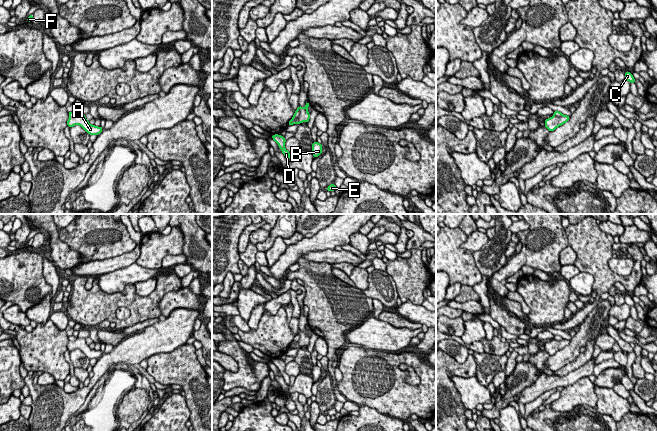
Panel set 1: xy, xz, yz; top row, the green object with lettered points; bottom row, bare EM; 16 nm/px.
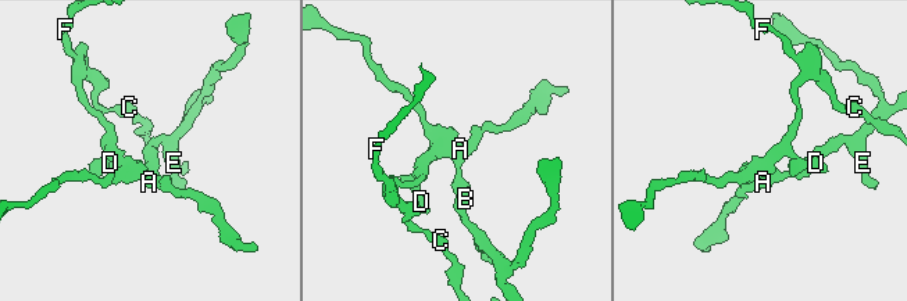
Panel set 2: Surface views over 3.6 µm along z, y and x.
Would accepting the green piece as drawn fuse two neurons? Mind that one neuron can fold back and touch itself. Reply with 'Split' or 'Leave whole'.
Split

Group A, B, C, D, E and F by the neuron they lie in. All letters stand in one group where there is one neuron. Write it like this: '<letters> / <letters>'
A B E / C D F

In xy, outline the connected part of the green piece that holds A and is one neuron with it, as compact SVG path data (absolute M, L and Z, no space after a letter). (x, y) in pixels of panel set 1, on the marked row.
M77 113L75 117L69 117L67 126L73 127L75 125L81 126L89 135L99 135L103 130L101 126L97 127L90 124L84 114Z

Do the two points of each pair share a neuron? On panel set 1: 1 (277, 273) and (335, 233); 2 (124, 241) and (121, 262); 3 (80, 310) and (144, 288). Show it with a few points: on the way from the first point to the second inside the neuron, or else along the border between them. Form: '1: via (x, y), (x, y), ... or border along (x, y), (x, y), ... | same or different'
1: via (289, 258), (299, 248), (307, 244), (320, 242) | same
2: border along (136, 245), (128, 252), (100, 260) | different
3: border along (156, 278), (149, 294), (135, 292) | different

